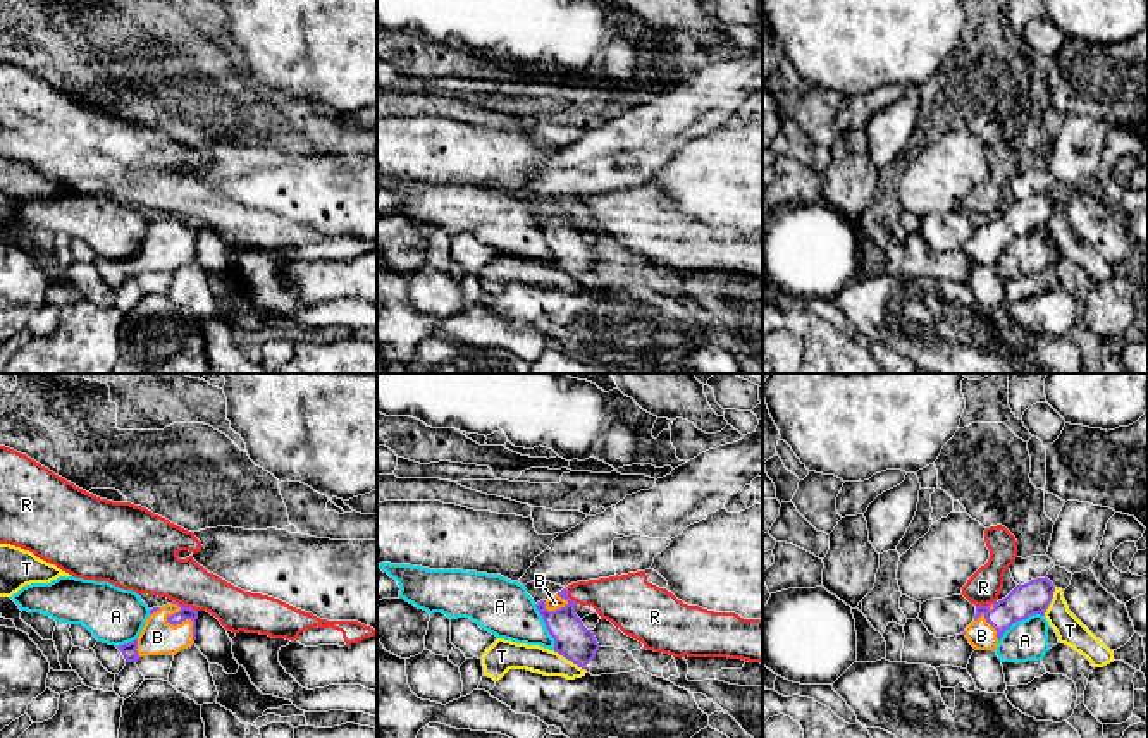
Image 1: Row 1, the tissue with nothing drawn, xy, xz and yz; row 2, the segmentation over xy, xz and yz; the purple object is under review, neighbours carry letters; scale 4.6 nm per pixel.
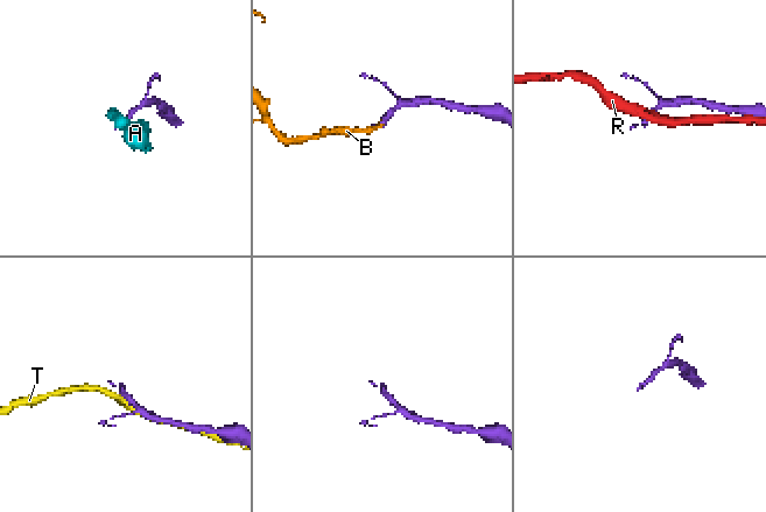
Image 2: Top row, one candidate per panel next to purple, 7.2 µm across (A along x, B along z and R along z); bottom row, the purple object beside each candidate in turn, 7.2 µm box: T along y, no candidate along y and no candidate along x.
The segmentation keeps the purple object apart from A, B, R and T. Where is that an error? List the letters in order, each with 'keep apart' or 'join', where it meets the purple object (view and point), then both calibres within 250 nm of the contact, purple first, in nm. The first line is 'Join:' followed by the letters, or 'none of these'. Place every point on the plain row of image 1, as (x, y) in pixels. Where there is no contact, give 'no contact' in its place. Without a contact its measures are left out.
Join: B
A: keep apart; contact yz (1019, 234); calibres 160 and 190 nm
B: join; contact xy (179, 238); calibres 60 and 160 nm
R: keep apart; contact xy (185, 221); calibres 60 and 260 nm
T: keep apart; contact xz (568, 274); calibres 170 and 130 nm

